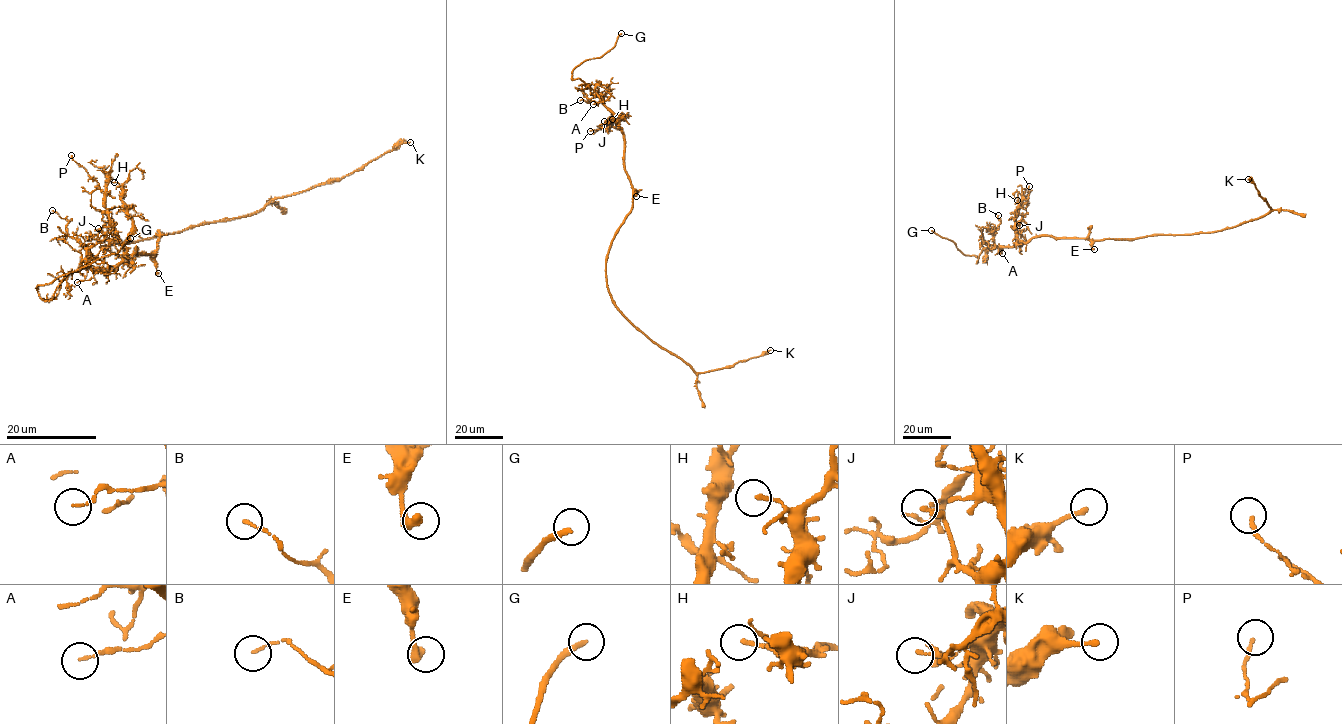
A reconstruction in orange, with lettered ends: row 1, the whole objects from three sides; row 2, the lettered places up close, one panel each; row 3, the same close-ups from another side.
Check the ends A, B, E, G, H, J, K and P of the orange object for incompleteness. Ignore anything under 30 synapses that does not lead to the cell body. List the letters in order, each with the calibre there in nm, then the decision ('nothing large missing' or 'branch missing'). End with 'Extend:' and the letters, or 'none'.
A: 100 nm | nothing large missing
B: 100 nm | nothing large missing
E: 400 nm | nothing large missing
G: 240 nm | branch missing
H: 150 nm | nothing large missing
J: 150 nm | nothing large missing
K: 190 nm | nothing large missing
P: 160 nm | nothing large missing
Extend: G

